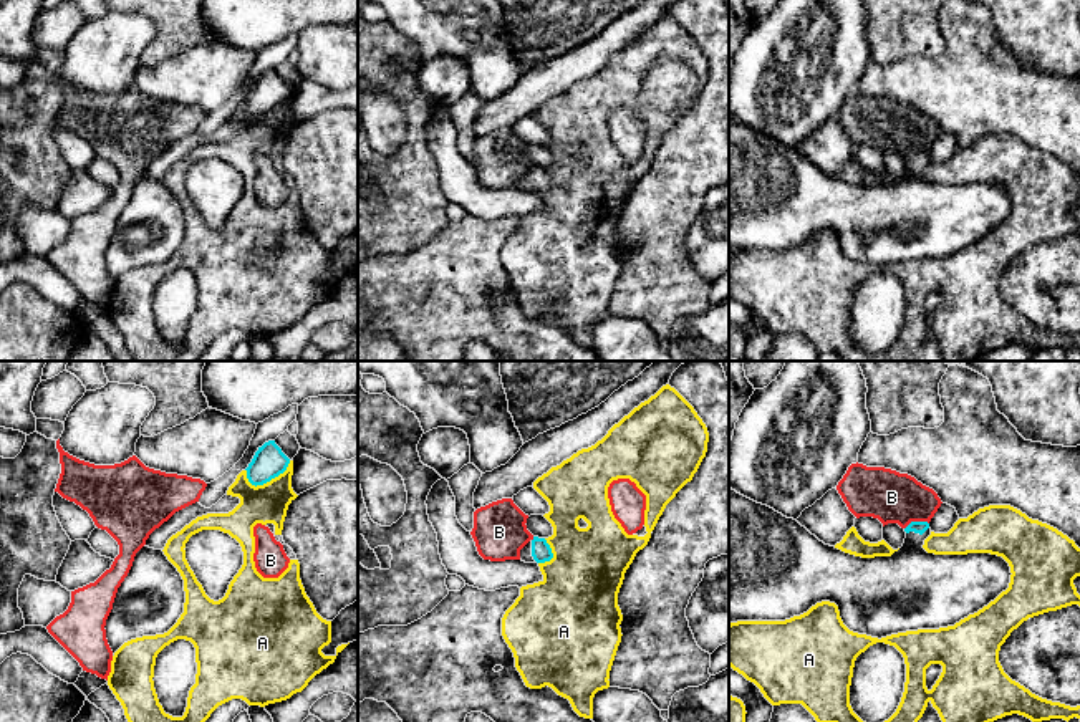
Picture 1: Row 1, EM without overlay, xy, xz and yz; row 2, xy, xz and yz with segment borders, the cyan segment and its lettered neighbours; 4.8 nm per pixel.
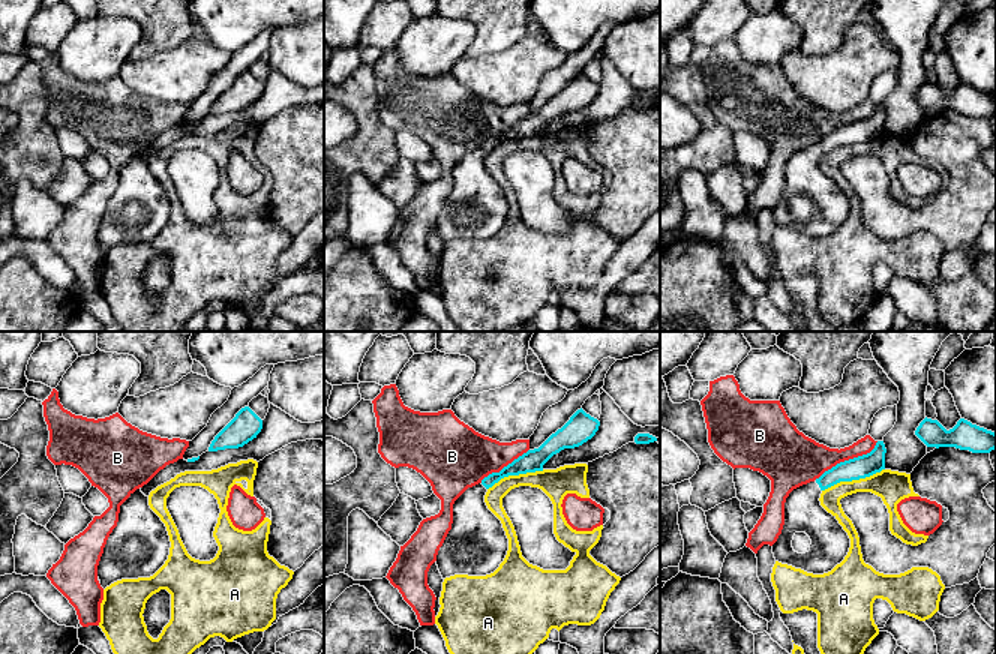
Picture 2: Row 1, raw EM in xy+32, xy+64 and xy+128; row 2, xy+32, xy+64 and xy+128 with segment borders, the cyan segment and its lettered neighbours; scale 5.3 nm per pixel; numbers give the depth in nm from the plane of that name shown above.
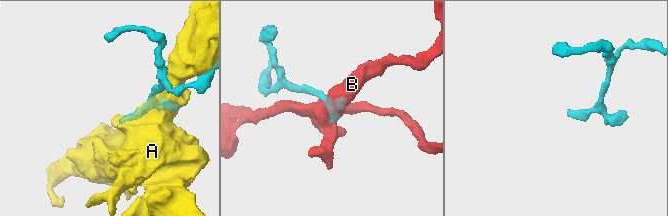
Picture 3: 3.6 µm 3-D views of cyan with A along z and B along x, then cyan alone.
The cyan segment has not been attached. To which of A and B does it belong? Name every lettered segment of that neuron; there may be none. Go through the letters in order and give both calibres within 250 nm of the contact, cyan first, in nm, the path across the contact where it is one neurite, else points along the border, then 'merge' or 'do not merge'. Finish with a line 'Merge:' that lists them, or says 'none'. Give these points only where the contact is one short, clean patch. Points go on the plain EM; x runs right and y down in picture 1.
A: 160 nm thick on the cyan side, 190 nm on the other; do not merge
B: 60 nm thick on the cyan side, 260 nm on the other; border along yz (928, 151), (911, 151), (905, 158); do not merge
Merge: none

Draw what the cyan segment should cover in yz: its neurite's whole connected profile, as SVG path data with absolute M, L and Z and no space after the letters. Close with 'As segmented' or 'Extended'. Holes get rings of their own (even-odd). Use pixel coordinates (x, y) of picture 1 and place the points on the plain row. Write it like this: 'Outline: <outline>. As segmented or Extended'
Outline: M729 118L729 253L737 250L785 250L822 230L838 235L843 253L858 263L886 267L918 258L954 255L994 230L1010 212L1010 195L997 184L934 184L923 174L931 164L928 151L911 151L903 176L891 185L861 187L825 174L797 149Z. Extended

